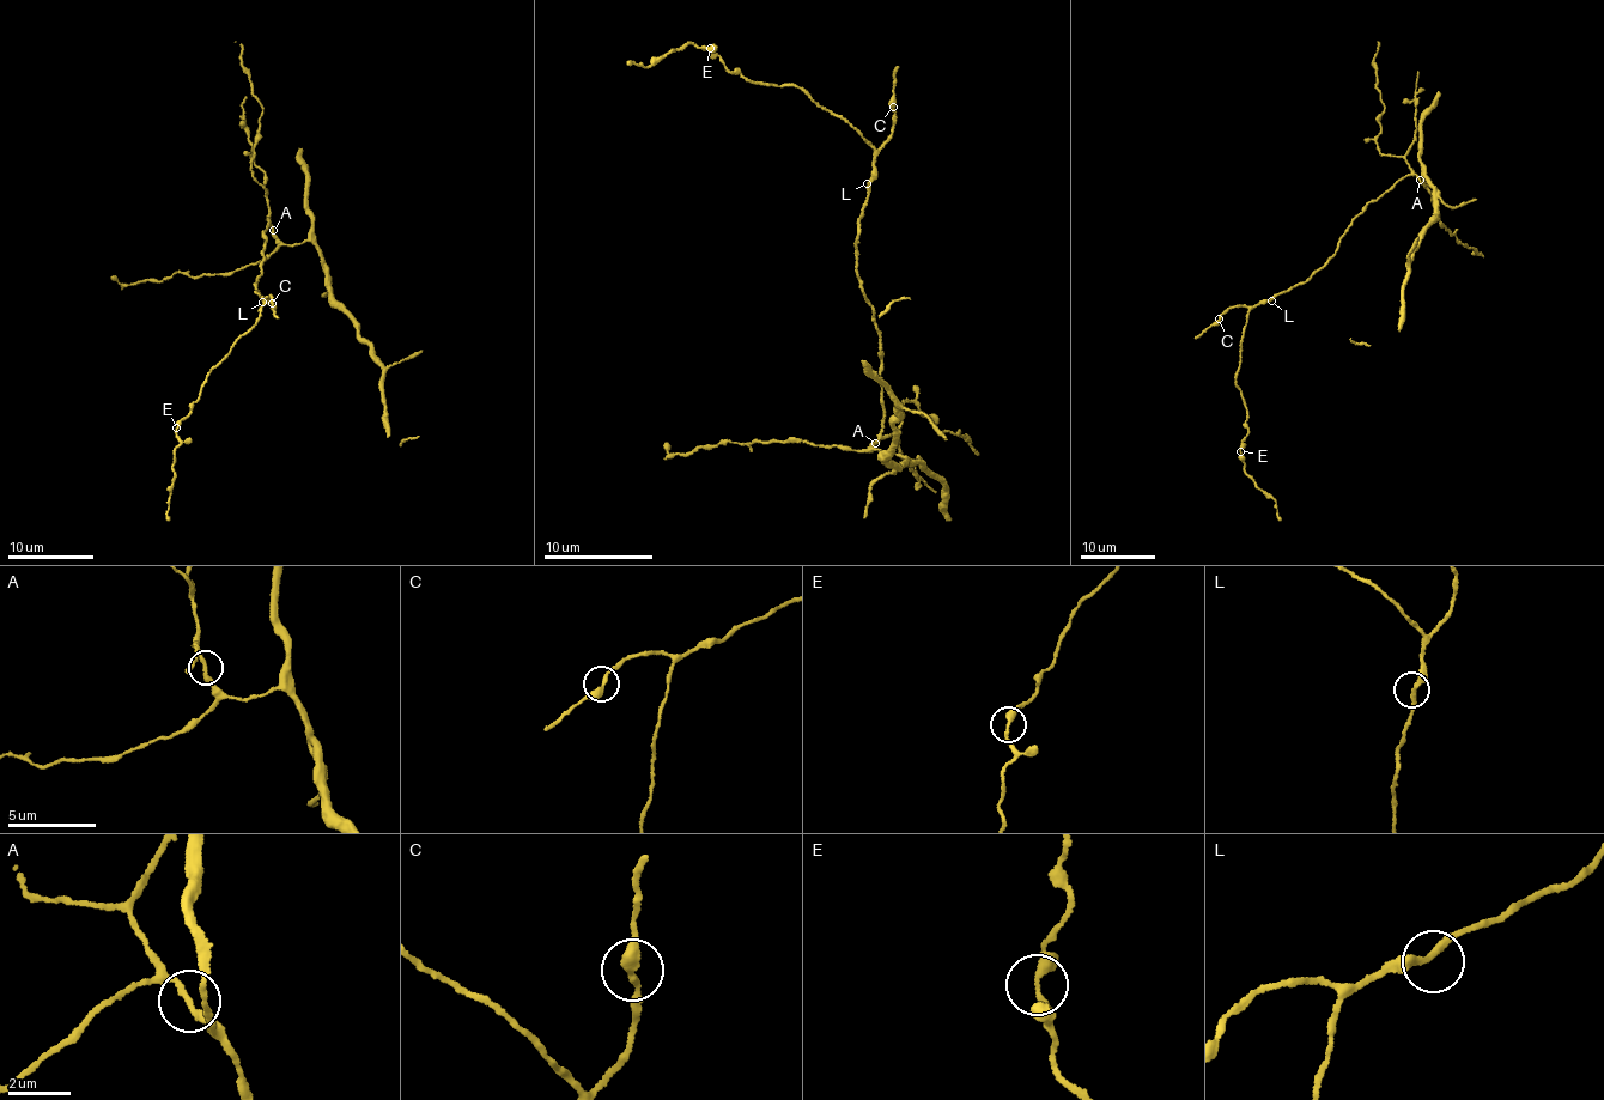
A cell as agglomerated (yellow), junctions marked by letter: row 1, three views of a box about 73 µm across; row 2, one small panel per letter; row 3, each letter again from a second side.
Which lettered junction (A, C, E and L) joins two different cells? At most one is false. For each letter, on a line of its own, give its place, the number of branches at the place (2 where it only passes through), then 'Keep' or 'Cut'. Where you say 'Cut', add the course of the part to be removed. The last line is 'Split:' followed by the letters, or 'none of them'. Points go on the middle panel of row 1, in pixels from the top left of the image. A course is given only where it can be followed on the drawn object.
A: Place: (875, 443). Branches: 2. Keep
C: Place: (893, 107). Branches: 2. Keep
E: Place: (710, 48). Branches: 2. Keep
L: Place: (867, 183). Branches: 2. Keep
Split: none of them

